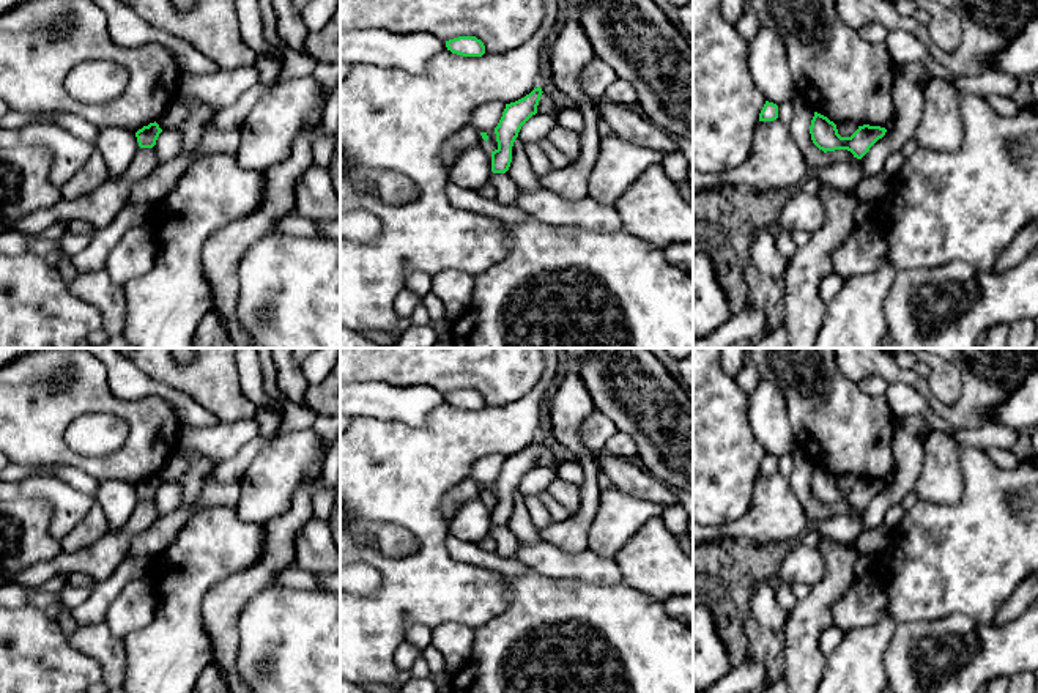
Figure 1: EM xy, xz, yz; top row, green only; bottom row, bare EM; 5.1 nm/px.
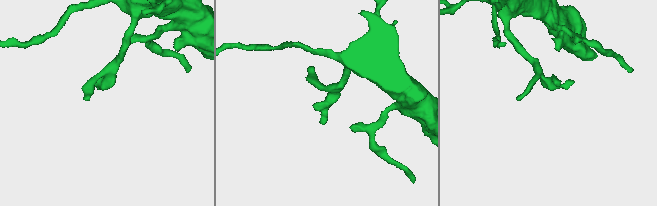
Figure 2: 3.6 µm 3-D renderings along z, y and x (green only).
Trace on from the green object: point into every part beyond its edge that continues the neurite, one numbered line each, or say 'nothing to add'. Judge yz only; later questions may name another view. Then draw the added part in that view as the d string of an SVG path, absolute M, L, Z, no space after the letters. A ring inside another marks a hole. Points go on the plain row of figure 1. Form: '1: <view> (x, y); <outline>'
nothing to add

